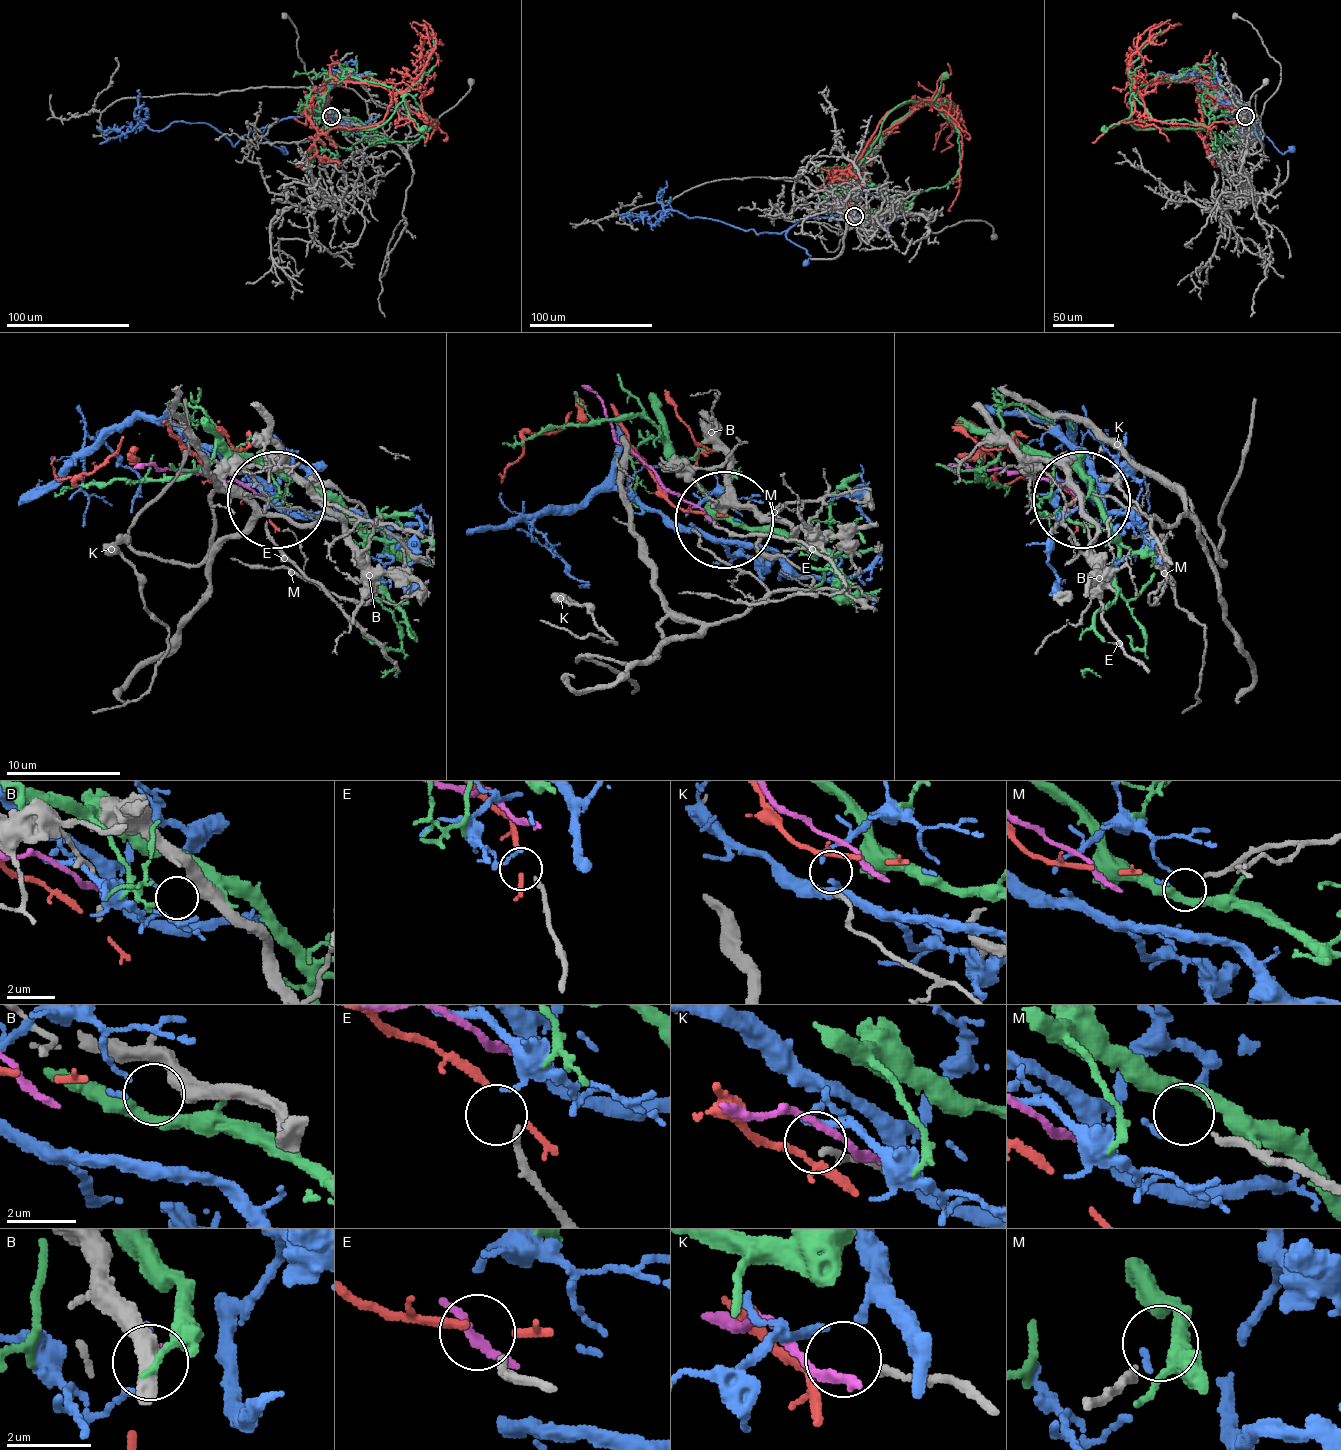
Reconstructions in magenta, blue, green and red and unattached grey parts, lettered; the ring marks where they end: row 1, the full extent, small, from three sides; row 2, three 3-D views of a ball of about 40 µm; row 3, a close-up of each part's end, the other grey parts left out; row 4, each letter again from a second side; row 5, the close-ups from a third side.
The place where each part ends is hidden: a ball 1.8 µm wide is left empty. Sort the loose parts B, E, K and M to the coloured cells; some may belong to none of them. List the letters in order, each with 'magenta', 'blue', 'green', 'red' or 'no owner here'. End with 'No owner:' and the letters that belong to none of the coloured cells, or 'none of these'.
B: no owner here
E: no owner here
K: no owner here
M: no owner here
No owner: B, E, K, M

